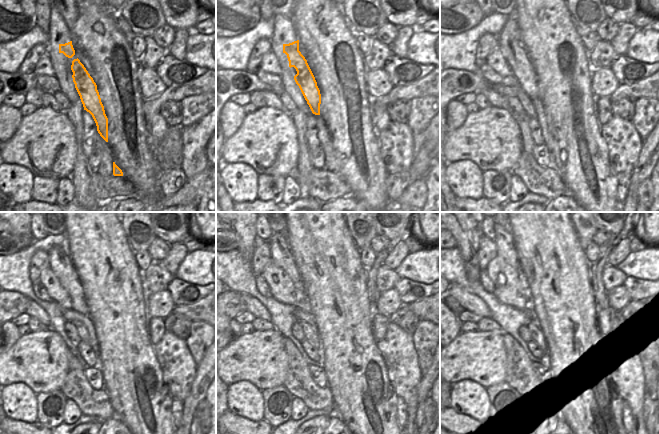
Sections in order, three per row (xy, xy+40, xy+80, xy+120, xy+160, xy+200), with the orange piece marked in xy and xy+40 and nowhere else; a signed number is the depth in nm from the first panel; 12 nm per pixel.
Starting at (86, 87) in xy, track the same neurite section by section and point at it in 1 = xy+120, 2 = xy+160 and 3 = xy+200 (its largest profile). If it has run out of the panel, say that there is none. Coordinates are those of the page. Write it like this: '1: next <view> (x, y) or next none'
1: next xy+120 (59, 261)
2: next xy+160 (281, 254)
3: next xy+200 (505, 248)

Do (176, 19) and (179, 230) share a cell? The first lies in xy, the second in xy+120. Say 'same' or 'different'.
same

